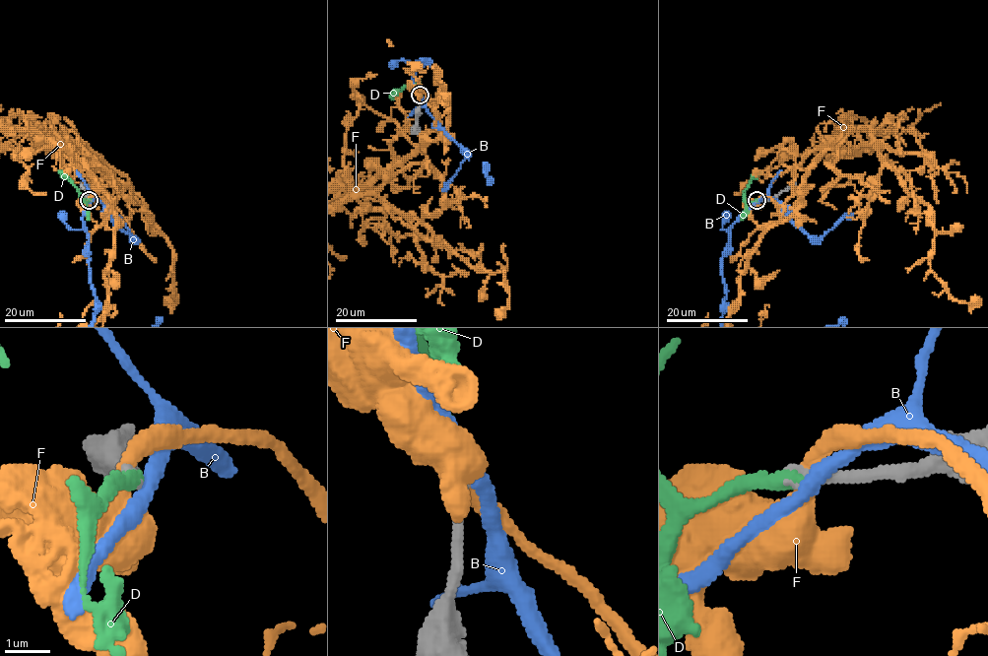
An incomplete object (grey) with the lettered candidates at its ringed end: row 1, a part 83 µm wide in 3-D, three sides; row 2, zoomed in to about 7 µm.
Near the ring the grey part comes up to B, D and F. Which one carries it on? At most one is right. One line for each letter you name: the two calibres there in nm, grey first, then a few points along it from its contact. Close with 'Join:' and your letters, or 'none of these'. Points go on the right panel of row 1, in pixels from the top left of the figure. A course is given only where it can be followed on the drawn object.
D: Thickness 320 nm (grey) against 340 nm
Join: D

